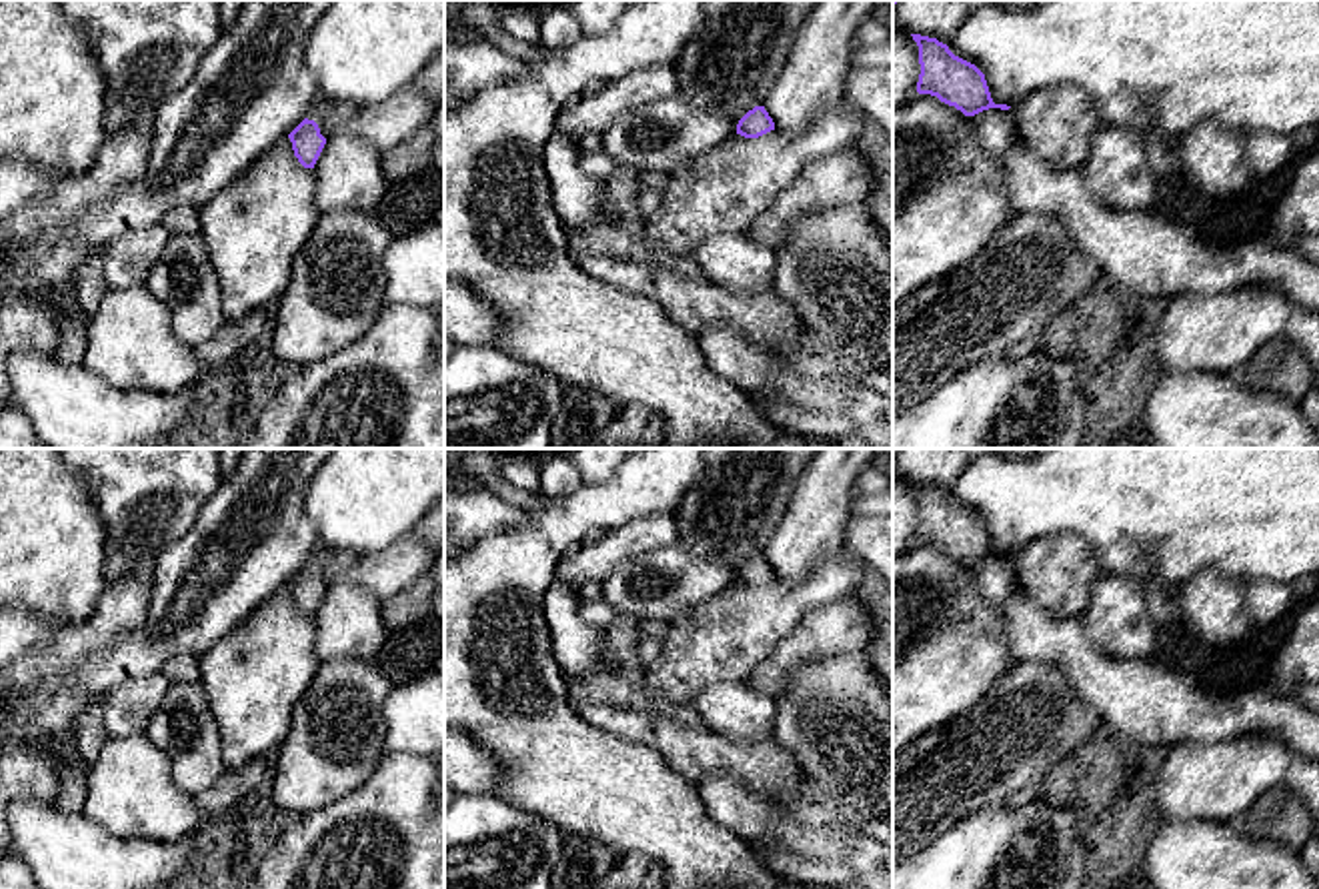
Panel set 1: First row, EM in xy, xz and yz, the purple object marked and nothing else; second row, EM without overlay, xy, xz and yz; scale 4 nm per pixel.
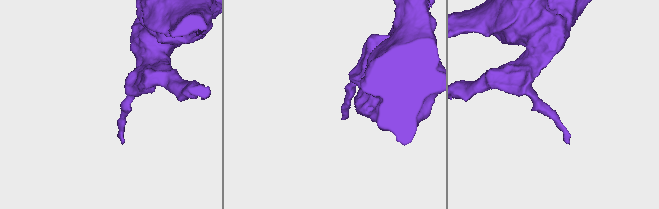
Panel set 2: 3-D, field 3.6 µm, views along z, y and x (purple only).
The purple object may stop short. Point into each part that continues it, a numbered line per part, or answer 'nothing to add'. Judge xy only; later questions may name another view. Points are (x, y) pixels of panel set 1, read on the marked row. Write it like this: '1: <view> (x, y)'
1: xy (385, 125)

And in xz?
1: xz (723, 191)

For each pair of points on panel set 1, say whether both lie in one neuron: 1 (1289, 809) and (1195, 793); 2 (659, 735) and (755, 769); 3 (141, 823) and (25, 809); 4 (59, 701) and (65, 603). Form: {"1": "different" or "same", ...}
{"1": "different", "2": "same", "3": "different", "4": "different"}

